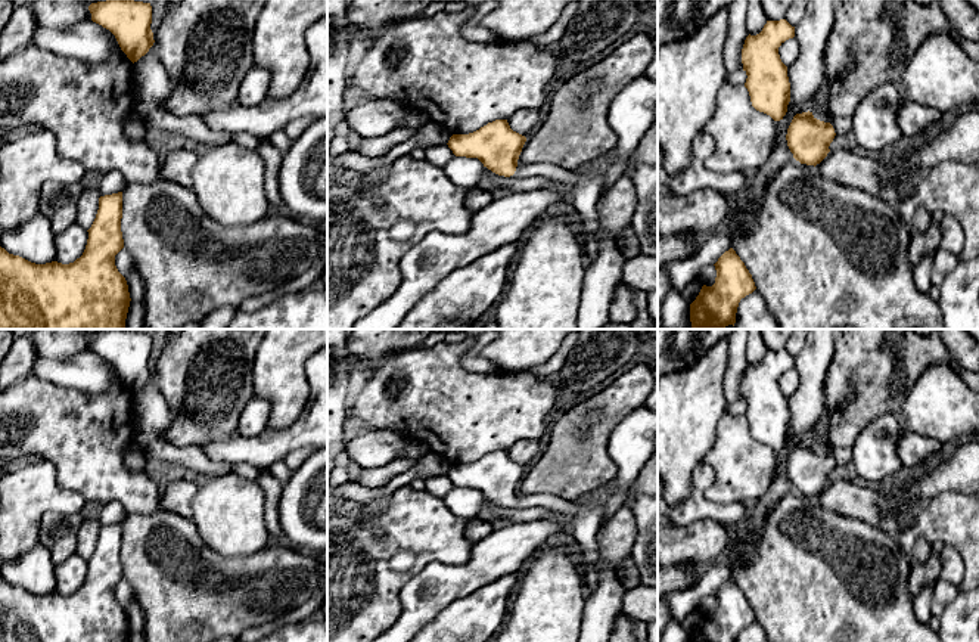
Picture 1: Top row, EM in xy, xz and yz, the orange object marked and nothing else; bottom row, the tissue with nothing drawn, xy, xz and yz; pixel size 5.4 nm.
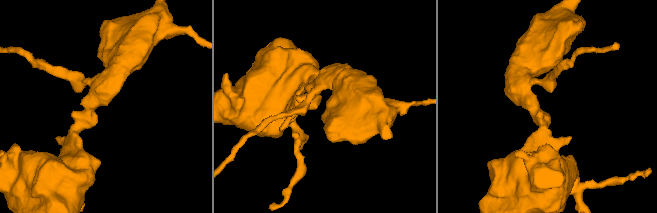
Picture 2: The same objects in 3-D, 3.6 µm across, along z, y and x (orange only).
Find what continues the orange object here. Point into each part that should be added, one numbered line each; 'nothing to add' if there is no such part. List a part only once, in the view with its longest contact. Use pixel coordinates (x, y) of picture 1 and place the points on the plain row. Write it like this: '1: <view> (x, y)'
1: xz (549, 502)

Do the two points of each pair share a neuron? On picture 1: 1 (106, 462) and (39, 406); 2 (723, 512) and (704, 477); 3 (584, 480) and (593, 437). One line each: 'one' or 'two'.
1: one
2: one
3: one

